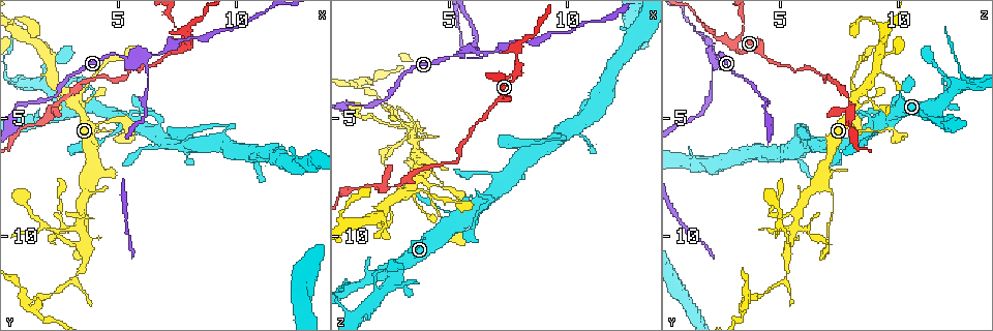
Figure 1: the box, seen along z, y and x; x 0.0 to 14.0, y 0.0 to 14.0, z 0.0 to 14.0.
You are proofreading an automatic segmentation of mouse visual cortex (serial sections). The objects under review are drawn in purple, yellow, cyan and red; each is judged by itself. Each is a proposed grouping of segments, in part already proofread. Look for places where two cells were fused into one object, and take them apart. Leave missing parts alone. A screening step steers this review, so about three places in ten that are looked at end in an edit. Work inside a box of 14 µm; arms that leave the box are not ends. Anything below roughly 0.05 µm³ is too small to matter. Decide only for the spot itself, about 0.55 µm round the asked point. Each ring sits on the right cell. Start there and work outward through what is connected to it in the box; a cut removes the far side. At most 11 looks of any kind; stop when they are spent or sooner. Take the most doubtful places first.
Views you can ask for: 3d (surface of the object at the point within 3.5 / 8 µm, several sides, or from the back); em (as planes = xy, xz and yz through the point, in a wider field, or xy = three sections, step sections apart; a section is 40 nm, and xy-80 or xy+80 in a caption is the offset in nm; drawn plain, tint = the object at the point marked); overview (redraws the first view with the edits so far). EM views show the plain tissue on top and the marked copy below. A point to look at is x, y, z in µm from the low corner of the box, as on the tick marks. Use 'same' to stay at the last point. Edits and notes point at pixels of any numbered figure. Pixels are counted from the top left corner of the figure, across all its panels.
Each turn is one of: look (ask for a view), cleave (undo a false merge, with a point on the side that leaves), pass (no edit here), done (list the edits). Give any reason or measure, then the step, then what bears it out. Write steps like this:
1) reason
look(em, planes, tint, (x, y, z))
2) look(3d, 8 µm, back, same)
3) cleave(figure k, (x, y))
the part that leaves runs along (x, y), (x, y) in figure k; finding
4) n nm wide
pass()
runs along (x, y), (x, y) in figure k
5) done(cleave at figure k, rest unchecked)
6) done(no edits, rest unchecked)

arms part here
look(3d, 3.5 µm, (6.1, 2.4, 2.2))

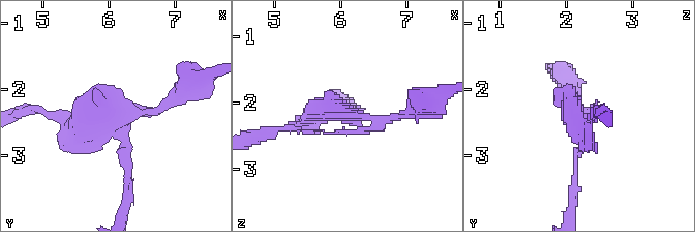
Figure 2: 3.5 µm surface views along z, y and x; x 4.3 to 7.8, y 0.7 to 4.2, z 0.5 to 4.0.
3 arms; arms of 100, 150, 150 nm; need the tissue
look(em, xy, step 2, tint, (6.10, 2.35, 2.20))

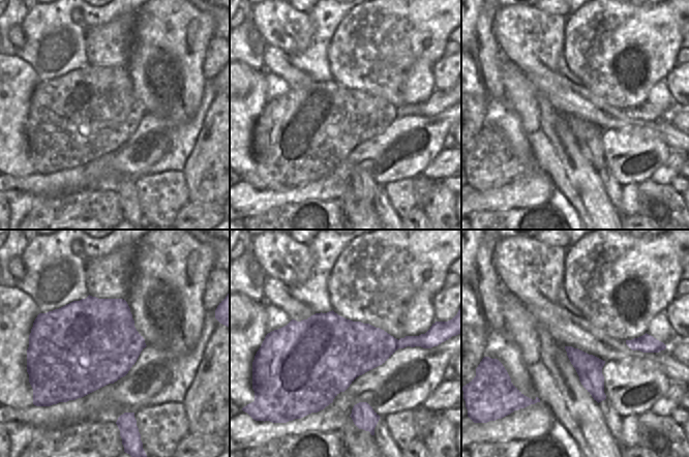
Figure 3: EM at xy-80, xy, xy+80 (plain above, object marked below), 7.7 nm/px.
cut it another way
look(em, xy, step 3, tint, same)

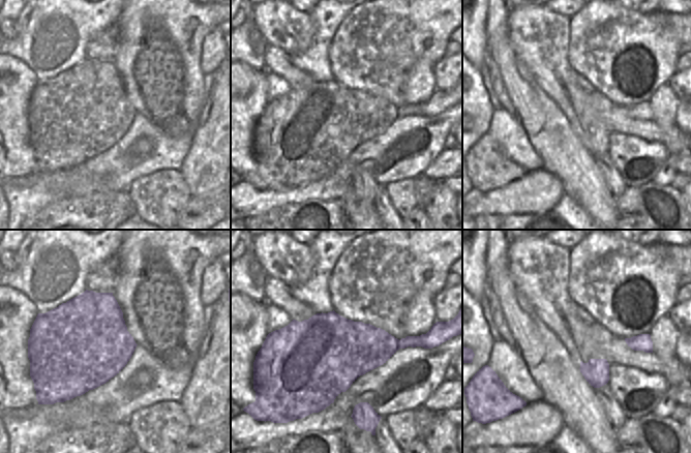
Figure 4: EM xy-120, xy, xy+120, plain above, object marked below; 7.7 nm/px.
650 nm wide
cleave(figure 2, (90, 121))
a second cell is stuck on

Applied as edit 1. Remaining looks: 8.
look(3d, 8 µm, (3.6, 11.0, 5.3))

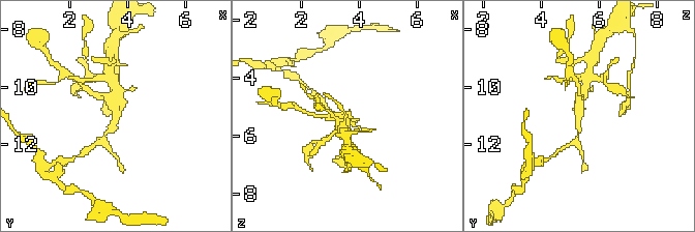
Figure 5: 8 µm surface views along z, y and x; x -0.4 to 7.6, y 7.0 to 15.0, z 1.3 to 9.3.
closer look
look(3d, 3.5 µm, (3.6, 11.0, 5.4))

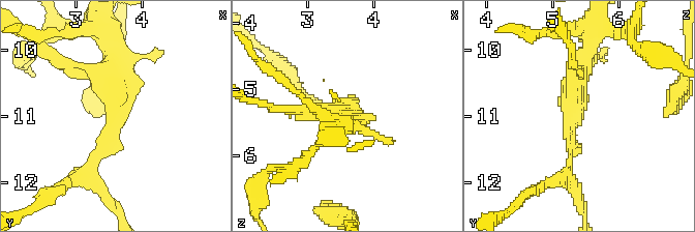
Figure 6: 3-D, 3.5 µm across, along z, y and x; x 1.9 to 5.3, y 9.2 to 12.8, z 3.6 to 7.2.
arms of 150, 300 nm
look(em, xy, step 5, tint, (3.65, 11.05, 5.30))

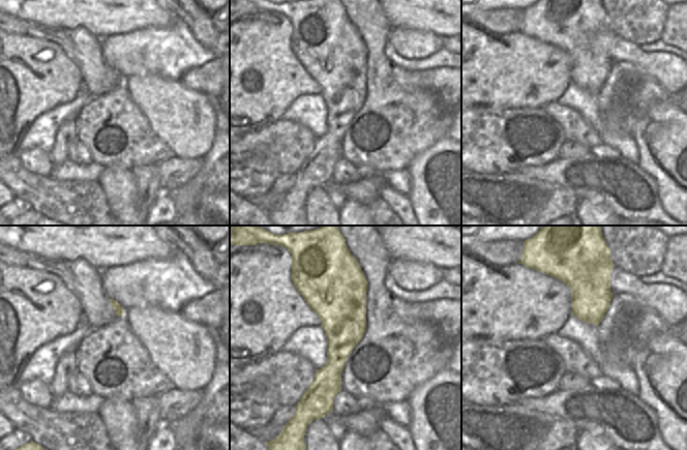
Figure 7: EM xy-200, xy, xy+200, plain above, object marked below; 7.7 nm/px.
360 nm wide
pass()
runs along (111, 50), (114, 133), (82, 174) in figure 6; all the same cell

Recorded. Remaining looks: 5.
three-way junction
look(3d, 8 µm, (1.1, 12.8, 3.6))

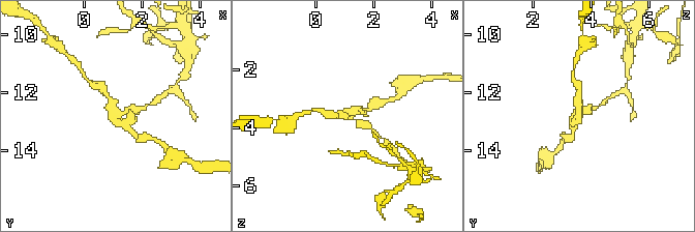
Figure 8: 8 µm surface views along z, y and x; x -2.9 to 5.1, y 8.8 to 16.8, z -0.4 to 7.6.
look(3d, 3.5 µm, (1.2, 12.9, 3.7))

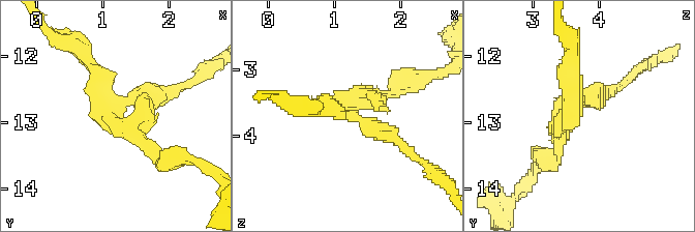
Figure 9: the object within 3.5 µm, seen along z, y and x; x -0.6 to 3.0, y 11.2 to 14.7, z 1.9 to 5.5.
look(em, xy, step 3, tint, (1.15, 12.90, 3.65))

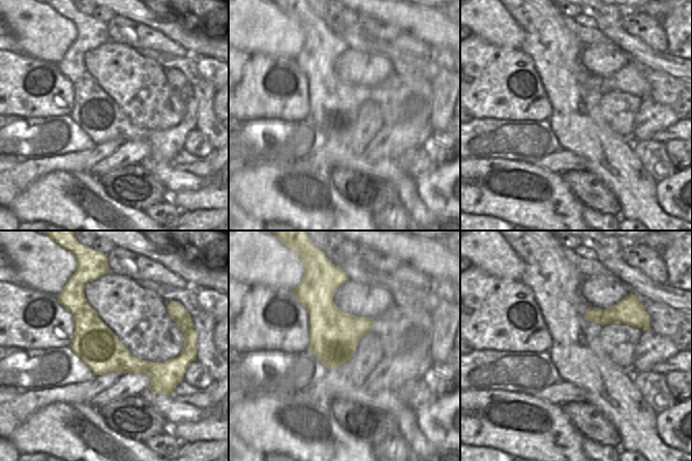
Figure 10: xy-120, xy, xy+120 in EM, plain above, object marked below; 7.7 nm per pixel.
cleave(figure 9, (132, 120))
the part that leaves runs along (126, 102), (108, 118), (164, 160) in figure 9; two cells meet here

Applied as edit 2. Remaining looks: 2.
done(cleave at figure 2, cleave at figure 9, rest unchecked)

